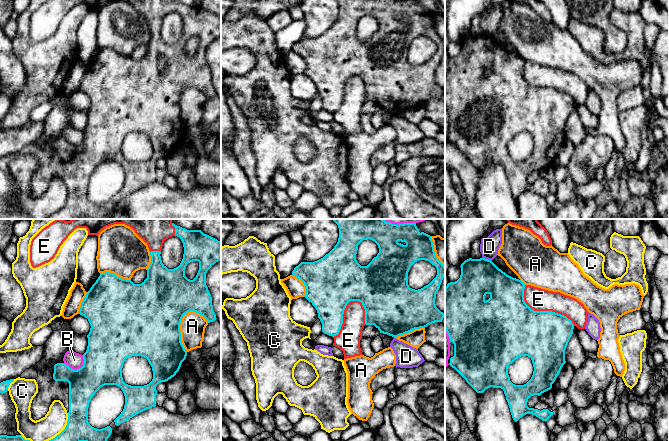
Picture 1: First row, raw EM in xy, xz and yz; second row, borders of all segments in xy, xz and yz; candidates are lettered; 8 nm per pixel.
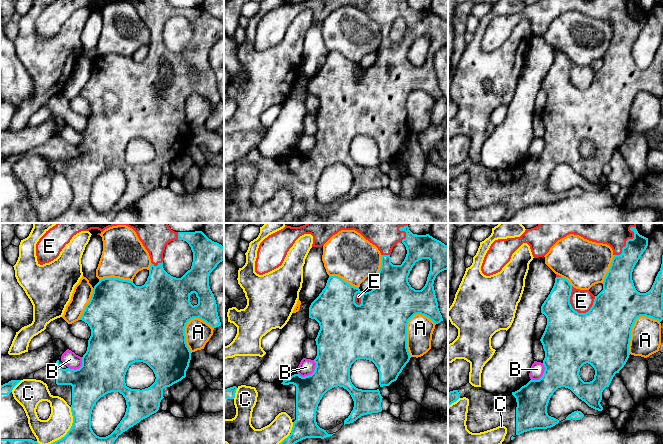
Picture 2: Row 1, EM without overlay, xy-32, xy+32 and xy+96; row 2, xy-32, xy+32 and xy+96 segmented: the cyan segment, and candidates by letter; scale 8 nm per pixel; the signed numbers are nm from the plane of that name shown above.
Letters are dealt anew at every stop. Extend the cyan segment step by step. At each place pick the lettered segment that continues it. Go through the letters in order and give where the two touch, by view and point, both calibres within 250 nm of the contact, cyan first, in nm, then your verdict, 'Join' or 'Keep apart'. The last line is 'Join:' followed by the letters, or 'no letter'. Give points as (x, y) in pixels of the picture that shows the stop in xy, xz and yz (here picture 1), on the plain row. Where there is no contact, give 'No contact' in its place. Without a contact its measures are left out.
A: Touches cyan at xy (179, 105). Thickness 500 nm (cyan) against 200 nm. Keep apart
B: Touches cyan at xy (79, 144). Thickness 320 nm (cyan) against 130 nm. Keep apart
C: Touches cyan at xy (62, 207). Thickness 200 nm (cyan) against 190 nm. Keep apart
D: Touches cyan at yz (487, 35). Thickness 300 nm (cyan) against 150 nm. Keep apart
E: Touches cyan at xz (342, 91). Thickness 380 nm (cyan) against 190 nm. Join
Join: E

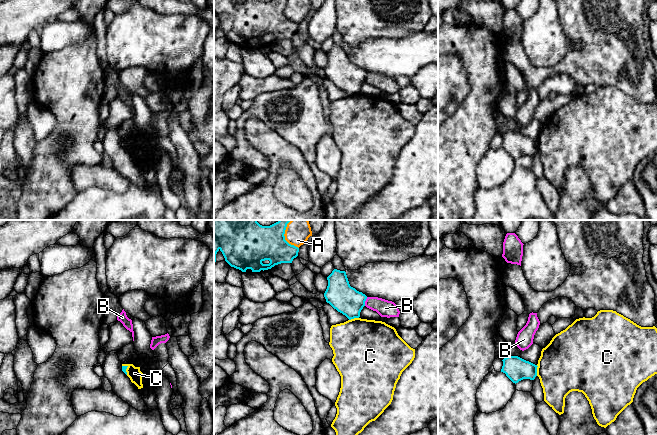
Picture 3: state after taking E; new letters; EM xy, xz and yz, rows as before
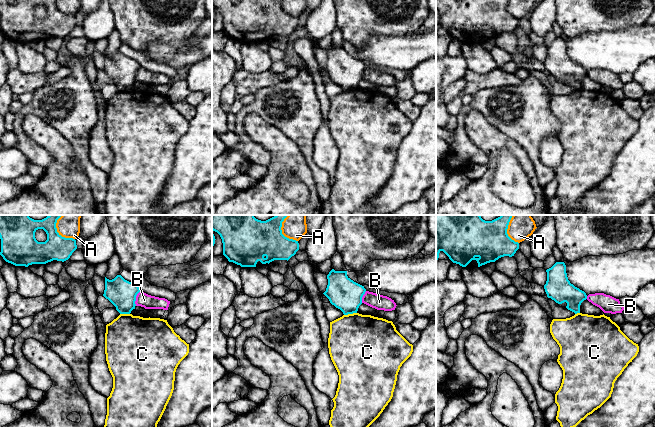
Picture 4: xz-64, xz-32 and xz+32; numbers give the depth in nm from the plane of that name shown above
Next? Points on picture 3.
A: Touches cyan at xz (284, 14). Thickness 320 nm (cyan) against 180 nm. Keep apart
B: Touches cyan at xz (365, 76). Thickness 220 nm (cyan) against 140 nm. Keep apart
C: Touches cyan at yz (536, 146). Thickness 190 nm (cyan) against 440 nm. Keep apart
Join: no letter

